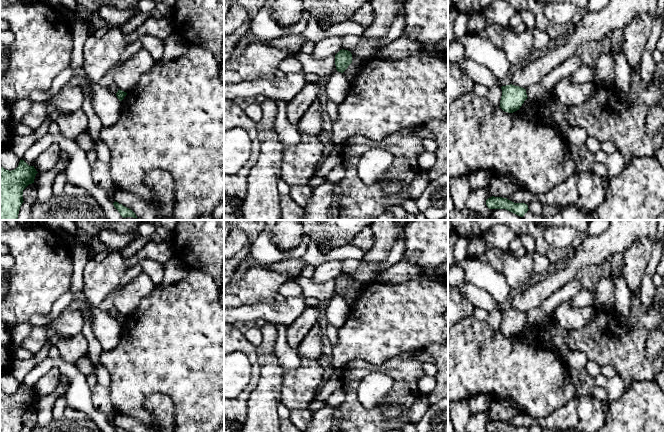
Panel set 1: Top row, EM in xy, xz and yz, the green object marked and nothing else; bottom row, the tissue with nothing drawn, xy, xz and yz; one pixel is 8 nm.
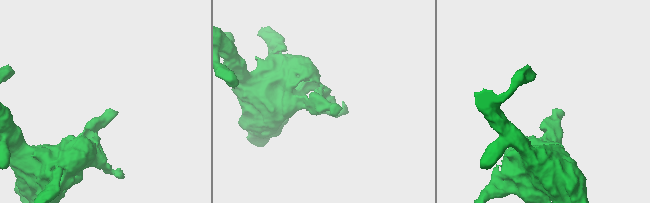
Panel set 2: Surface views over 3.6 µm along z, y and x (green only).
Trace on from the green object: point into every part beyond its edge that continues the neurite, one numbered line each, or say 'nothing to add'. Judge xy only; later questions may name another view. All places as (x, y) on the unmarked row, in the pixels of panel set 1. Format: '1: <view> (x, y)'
nothing to add

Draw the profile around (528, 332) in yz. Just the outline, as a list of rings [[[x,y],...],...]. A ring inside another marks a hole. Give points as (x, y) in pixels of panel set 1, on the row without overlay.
[[[527,322],[519,335],[528,342],[534,341],[536,339],[536,326]]]

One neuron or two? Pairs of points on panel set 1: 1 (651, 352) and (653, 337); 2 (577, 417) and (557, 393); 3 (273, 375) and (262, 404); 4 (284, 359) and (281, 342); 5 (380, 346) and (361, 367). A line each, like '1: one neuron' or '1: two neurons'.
1: one neuron
2: two neurons
3: one neuron
4: one neuron
5: two neurons

